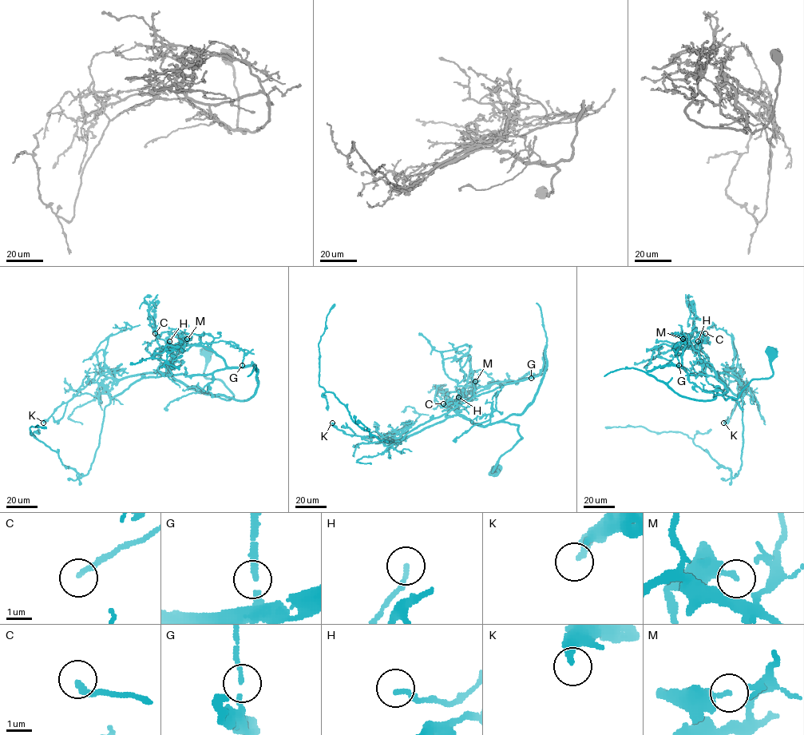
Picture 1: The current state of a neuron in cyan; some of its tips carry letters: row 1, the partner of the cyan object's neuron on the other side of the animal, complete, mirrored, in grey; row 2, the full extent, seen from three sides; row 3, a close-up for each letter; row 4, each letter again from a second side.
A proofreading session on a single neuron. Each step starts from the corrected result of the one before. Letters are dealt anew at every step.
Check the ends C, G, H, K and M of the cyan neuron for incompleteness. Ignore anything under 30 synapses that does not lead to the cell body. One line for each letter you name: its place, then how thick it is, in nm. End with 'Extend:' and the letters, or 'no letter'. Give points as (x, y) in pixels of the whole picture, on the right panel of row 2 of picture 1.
Extend: no letter

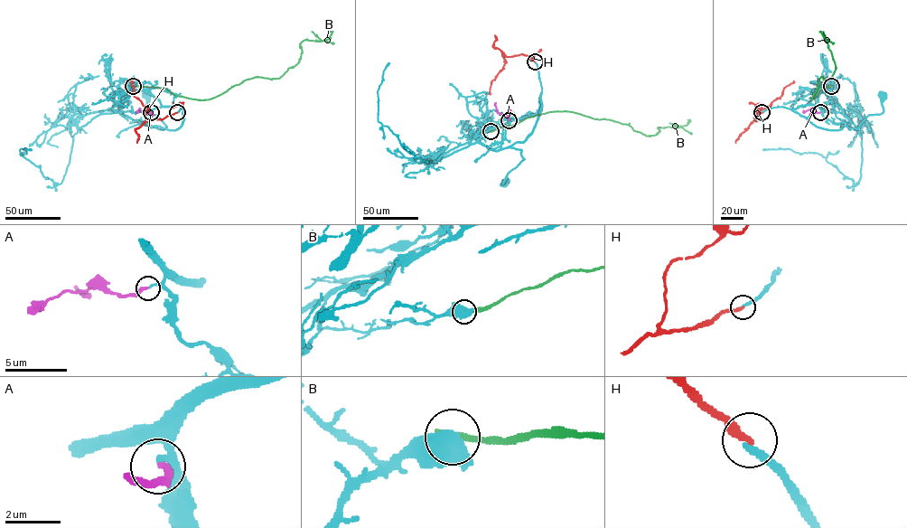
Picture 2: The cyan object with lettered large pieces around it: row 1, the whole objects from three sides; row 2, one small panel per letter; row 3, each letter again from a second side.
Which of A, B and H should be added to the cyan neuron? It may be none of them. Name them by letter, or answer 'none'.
A, H

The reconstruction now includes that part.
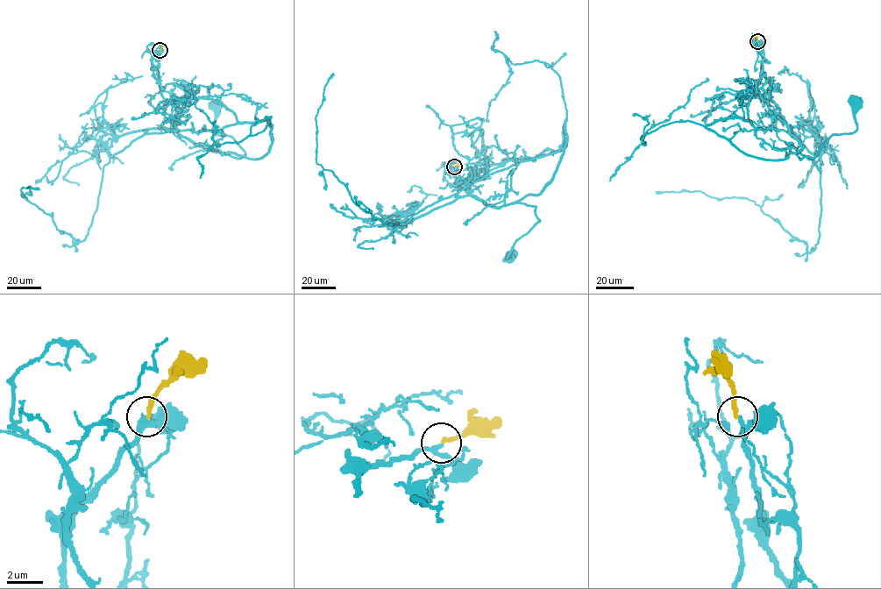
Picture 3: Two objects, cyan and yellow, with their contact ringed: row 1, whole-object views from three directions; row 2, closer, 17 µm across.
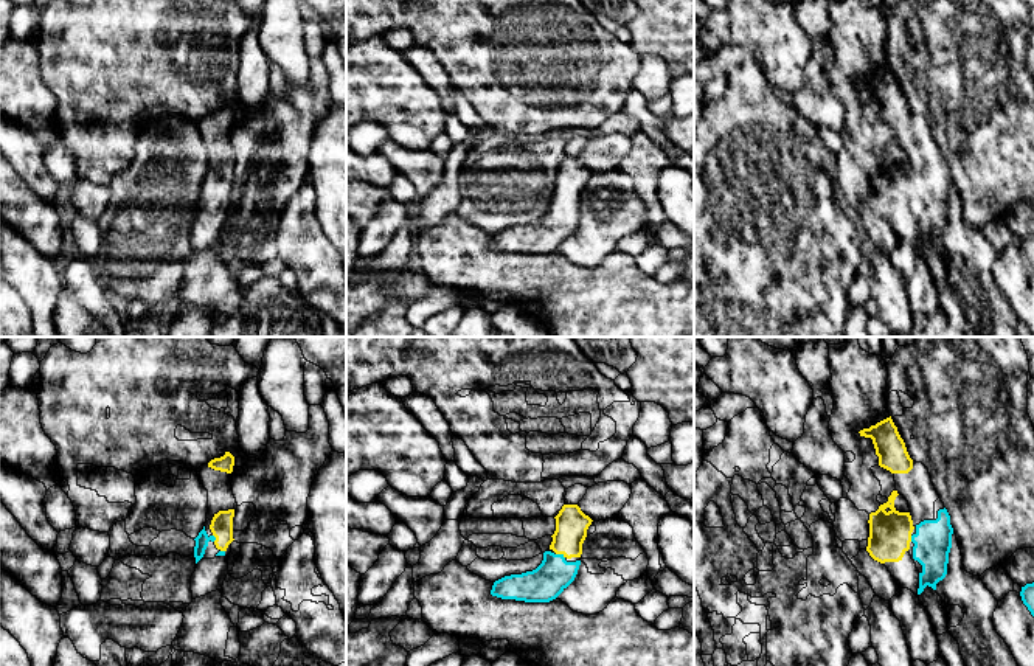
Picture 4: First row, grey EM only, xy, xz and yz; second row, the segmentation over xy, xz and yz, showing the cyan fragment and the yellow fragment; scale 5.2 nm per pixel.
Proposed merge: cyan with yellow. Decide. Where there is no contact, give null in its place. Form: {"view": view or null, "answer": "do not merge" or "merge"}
{"view": "xz", "answer": "merge"}

